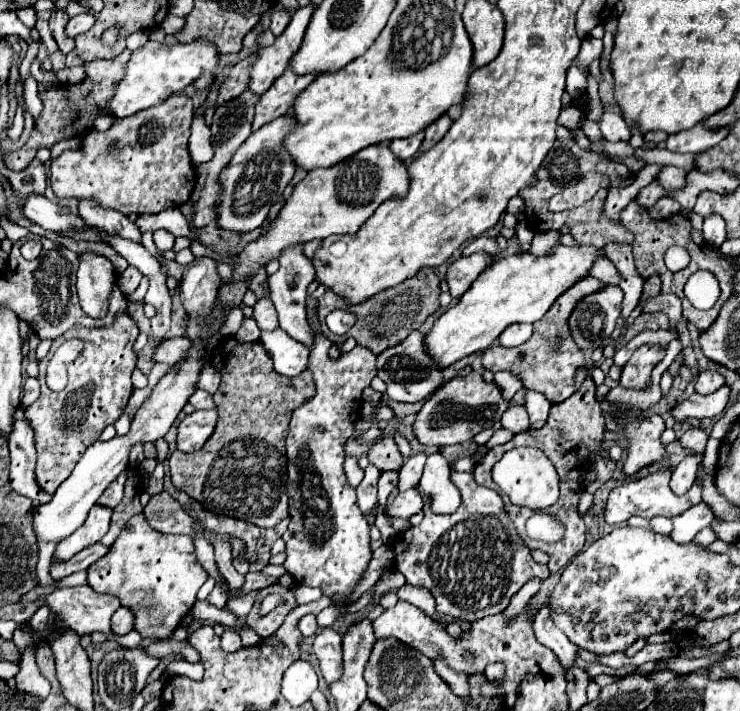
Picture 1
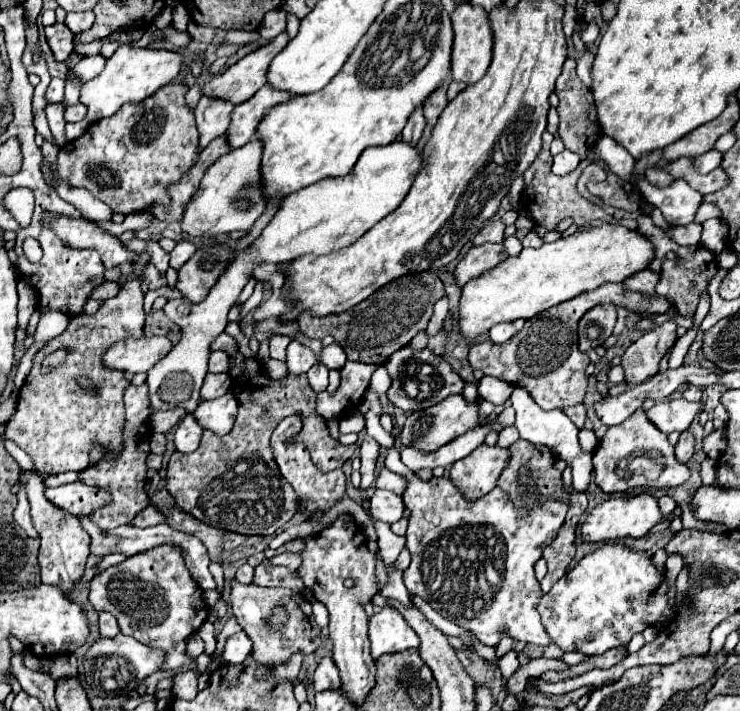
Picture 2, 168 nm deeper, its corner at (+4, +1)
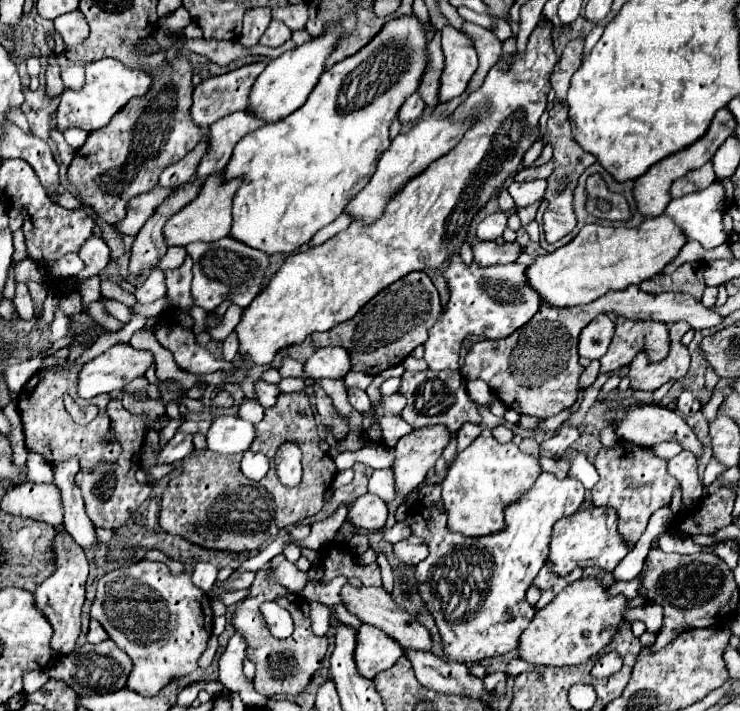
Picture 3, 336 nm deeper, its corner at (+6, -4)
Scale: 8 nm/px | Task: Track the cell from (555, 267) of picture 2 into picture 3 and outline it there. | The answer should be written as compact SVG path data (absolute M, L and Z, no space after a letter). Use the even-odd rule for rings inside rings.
M646 218L638 228L612 228L586 224L566 246L536 256L526 268L526 282L552 308L590 304L608 290L624 290L658 274L686 244L682 230L668 218Z

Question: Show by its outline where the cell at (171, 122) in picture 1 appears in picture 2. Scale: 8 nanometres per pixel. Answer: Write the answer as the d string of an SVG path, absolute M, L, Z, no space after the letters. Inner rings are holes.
M170 83L144 103L126 103L116 115L92 123L80 139L60 149L58 175L72 187L88 189L114 213L130 215L156 201L168 203L164 187L176 183L198 159L198 129L194 113L184 101L186 91L188 85Z

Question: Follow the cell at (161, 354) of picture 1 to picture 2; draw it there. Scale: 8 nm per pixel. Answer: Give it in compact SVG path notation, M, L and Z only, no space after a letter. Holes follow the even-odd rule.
M130 337L116 341L102 357L104 367L122 373L142 373L154 367L172 349L168 337Z

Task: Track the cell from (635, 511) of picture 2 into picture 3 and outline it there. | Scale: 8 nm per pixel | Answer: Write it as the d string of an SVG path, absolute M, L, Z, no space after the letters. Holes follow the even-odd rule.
M590 508L578 510L576 514L554 524L548 558L552 562L554 574L564 576L576 566L600 566L604 570L614 570L616 564L628 554L628 550L630 546L626 546L626 540L618 532L618 512L614 512L614 508Z

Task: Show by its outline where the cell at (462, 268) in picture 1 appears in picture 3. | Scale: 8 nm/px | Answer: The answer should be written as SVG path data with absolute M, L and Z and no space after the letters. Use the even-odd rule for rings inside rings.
M478 242L472 246L474 262L478 266L492 266L492 264L510 264L518 258L520 246L516 242L508 242L504 246L498 246L496 242Z

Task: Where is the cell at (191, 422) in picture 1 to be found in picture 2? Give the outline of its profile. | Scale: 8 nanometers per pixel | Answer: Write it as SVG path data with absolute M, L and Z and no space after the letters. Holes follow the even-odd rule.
M186 415L182 419L182 423L178 425L178 429L176 429L176 435L174 435L176 451L180 451L180 453L196 451L196 447L200 443L200 437L202 437L200 423L196 423L194 415Z

